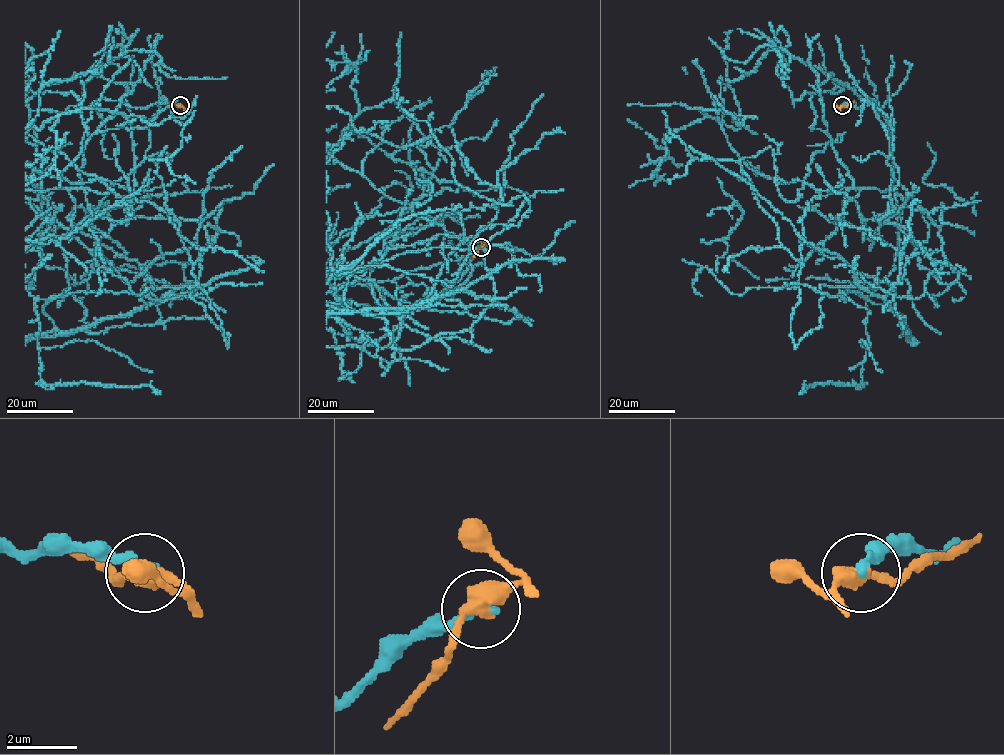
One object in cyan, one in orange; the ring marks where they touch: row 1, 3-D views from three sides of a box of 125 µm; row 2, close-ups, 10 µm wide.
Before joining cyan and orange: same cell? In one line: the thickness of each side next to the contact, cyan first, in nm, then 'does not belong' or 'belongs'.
320 nm thick on the cyan side, 440 nm on the other; does not belong

